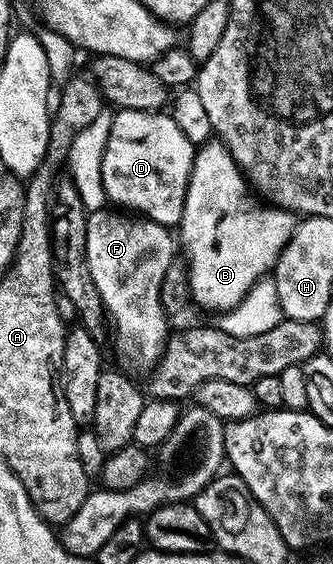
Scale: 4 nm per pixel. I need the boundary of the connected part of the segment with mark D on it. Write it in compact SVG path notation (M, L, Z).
M116 110L112 114L110 136L102 156L102 184L109 203L117 202L117 207L135 212L149 222L176 228L184 211L197 147L192 146L183 128L166 115L150 110Z

